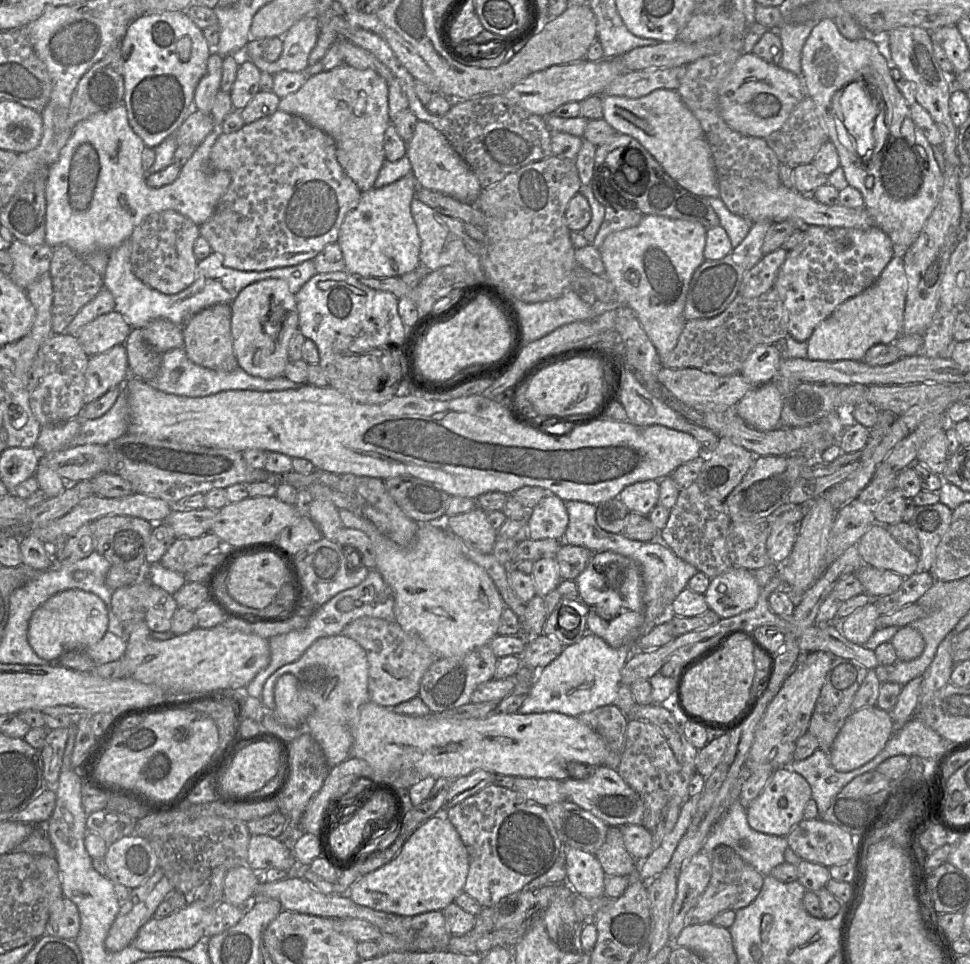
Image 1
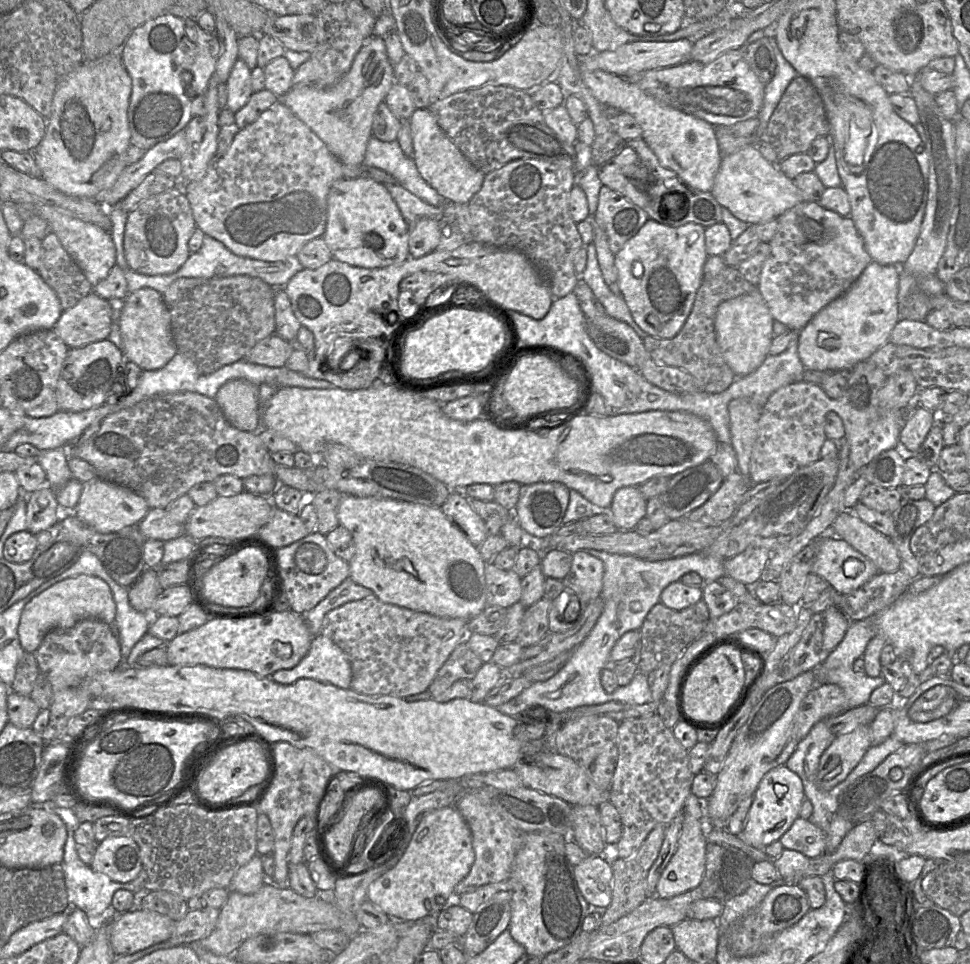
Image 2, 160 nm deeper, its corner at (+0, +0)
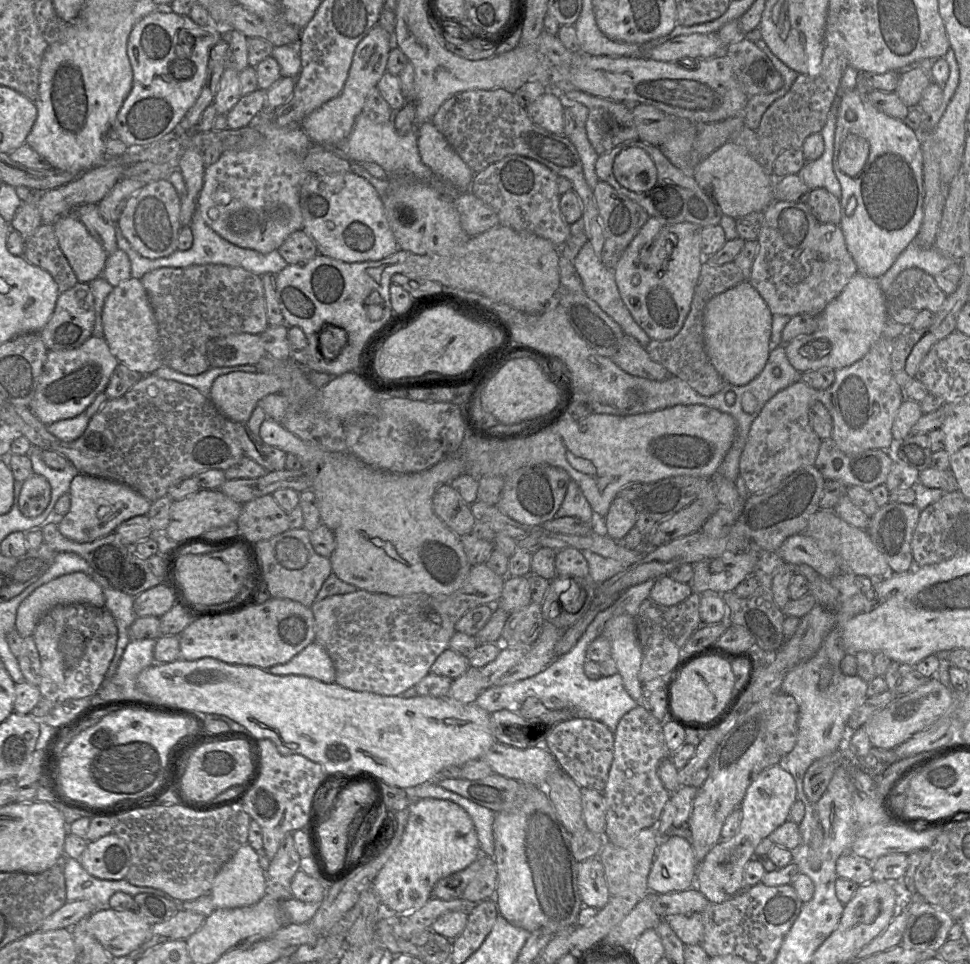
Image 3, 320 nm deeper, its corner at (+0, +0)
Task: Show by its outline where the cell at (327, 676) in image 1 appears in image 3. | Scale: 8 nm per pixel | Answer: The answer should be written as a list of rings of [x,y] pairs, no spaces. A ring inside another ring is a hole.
[[[313,642],[285,664],[266,669],[272,675],[296,675],[318,680],[325,684],[335,683],[335,667],[326,650]]]

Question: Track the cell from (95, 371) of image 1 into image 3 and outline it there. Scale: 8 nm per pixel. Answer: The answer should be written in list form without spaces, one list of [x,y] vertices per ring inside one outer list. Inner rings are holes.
[[[91,336],[80,347],[72,350],[48,350],[30,405],[31,411],[45,426],[78,416],[92,404],[98,394],[104,392],[118,364],[119,361],[103,337]]]

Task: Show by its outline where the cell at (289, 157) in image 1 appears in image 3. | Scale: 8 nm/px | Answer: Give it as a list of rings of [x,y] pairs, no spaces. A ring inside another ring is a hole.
[[[260,111],[249,123],[262,136],[262,144],[249,150],[228,150],[204,172],[203,187],[197,198],[197,211],[205,223],[222,238],[241,248],[266,254],[278,250],[286,238],[303,227],[299,190],[309,175],[303,157],[313,144],[300,127],[280,127],[272,120],[273,111]]]

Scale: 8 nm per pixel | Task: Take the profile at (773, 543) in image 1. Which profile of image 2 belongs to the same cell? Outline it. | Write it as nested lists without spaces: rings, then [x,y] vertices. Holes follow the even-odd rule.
[[[747,547],[743,552],[723,560],[726,575],[745,585],[759,581],[769,560],[769,551],[760,547]]]

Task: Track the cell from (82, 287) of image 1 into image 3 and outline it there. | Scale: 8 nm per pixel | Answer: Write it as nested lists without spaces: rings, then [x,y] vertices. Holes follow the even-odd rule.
[[[42,223],[36,229],[34,234],[25,240],[23,256],[31,264],[51,274],[58,285],[59,294],[71,289],[78,283],[75,272],[73,271],[68,259],[59,246],[53,224]]]

